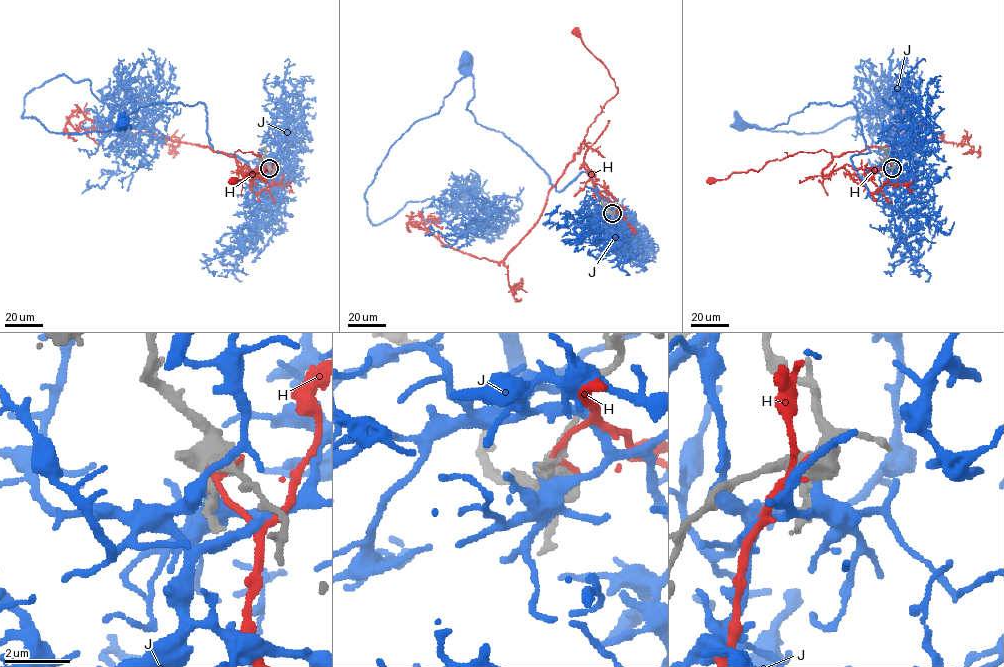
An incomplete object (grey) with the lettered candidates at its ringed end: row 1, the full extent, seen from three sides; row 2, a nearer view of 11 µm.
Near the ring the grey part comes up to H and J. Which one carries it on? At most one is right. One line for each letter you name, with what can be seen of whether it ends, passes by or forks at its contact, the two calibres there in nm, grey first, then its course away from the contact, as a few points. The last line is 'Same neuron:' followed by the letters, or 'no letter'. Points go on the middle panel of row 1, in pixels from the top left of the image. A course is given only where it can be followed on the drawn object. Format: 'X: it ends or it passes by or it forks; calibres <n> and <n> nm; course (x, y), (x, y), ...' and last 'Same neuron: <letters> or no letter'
J: it ends; calibres 420 and 480 nm; course (612, 213), (591, 174), (581, 172), (558, 191), (523, 149), (478, 124), (466, 109), (474, 95), (464, 61)
Same neuron: J

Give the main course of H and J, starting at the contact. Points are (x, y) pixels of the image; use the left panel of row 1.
H: (270, 168), (272, 184), (255, 193), (238, 170), (238, 149), (274, 162), (270, 170), (234, 179)
J: (269, 169), (251, 176), (215, 151), (203, 103), (152, 103), (121, 125)

